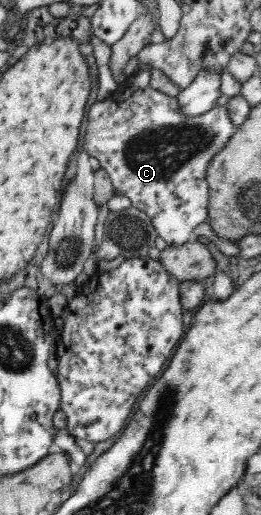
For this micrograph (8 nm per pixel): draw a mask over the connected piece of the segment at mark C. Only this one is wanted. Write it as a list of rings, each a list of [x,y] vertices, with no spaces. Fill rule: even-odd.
[[[147,66],[141,73],[128,75],[110,96],[95,101],[89,107],[82,150],[97,158],[100,168],[111,179],[115,194],[127,196],[131,206],[147,213],[159,238],[163,238],[167,245],[183,244],[193,239],[193,230],[209,218],[209,185],[205,179],[207,164],[225,148],[236,128],[225,106],[213,107],[199,116],[181,115],[175,97],[149,87],[152,69]]]

